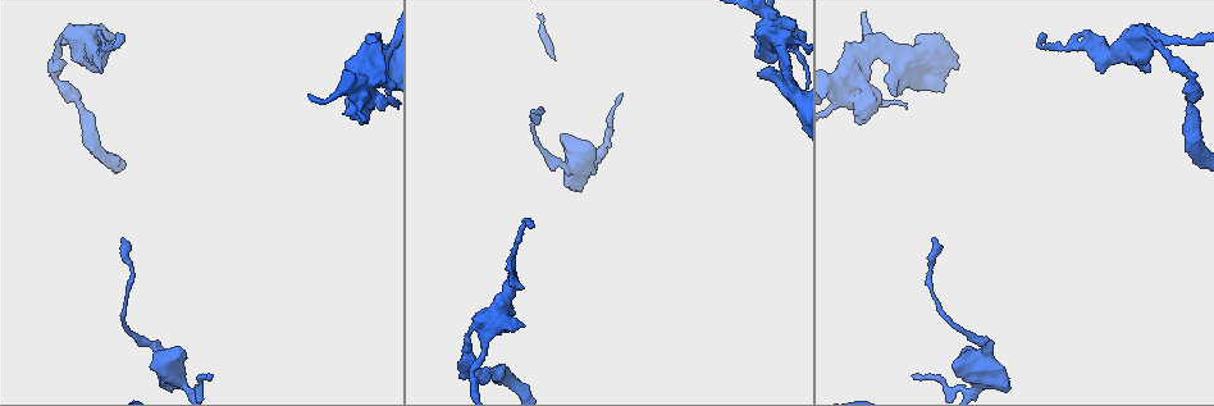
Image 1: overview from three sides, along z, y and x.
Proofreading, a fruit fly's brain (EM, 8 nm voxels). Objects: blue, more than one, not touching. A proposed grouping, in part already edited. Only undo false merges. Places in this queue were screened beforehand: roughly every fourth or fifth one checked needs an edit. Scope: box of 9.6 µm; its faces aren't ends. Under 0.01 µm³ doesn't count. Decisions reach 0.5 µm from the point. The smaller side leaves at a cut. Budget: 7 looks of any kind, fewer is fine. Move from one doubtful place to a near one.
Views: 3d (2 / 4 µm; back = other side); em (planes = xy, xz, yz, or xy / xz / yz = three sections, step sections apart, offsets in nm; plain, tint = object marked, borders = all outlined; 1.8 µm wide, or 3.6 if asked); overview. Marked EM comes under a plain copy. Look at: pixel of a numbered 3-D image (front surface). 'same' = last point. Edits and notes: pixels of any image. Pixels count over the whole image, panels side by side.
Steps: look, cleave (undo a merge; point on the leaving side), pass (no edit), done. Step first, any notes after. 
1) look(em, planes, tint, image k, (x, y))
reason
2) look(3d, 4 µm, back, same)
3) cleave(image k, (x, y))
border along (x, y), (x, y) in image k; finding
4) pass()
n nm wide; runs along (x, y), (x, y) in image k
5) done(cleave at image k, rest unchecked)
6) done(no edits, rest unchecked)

look(em, planes, tint, image 1, (544, 111))
calibre changes

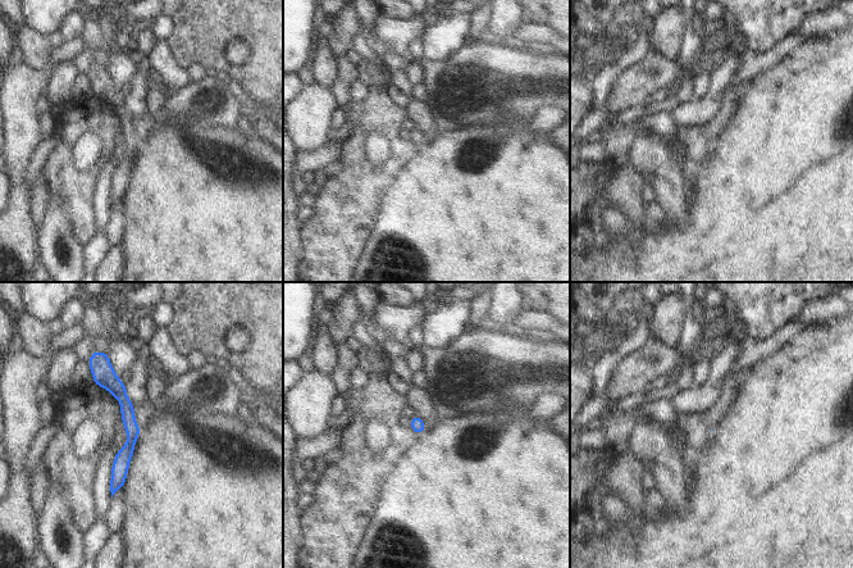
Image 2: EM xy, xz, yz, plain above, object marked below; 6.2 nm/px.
pass()
20 nm wide; one neuron here

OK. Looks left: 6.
look(3d, 4 µm, image 1, (983, 353))
calibre changes

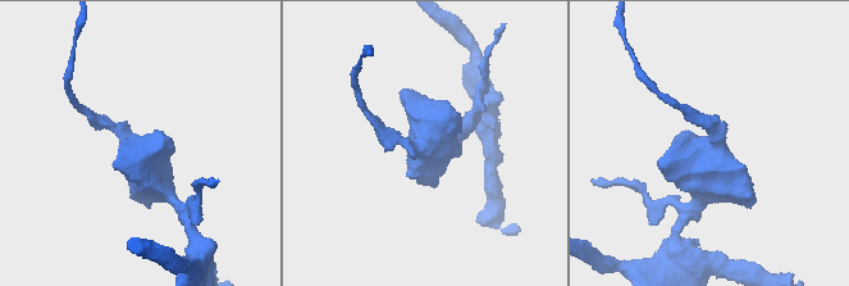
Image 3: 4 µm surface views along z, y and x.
look(em, 3.6 µm, planes, tint, image 3, (134, 146))

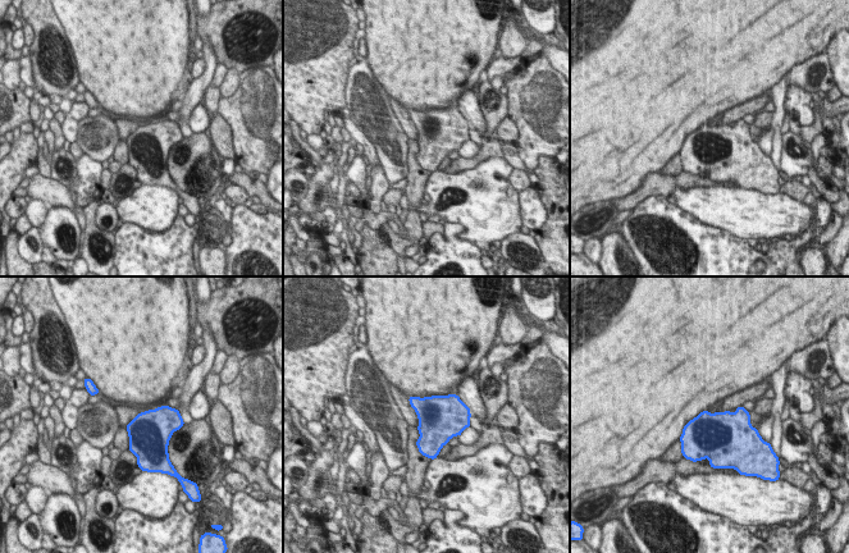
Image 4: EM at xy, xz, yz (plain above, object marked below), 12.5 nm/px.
pass()
continuous, no second neuron

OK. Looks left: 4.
look(em, 3.6 µm, planes, tint, image 1, (365, 70))
arms run side by side

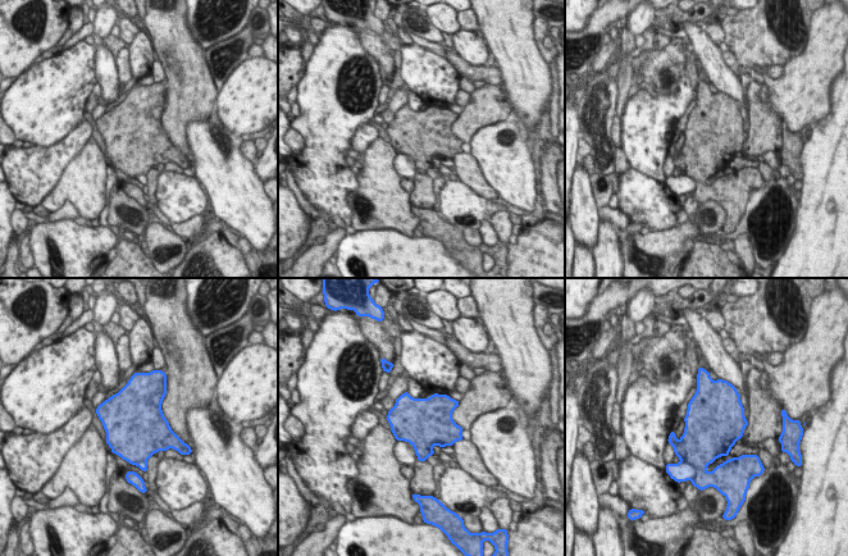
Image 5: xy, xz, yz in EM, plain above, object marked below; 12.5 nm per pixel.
cleave(image 5, (142, 465))
border along (145, 461), (136, 464) in image 5; two neurons meet here

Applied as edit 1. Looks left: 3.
done(cleave at image 5, rest unchecked)

